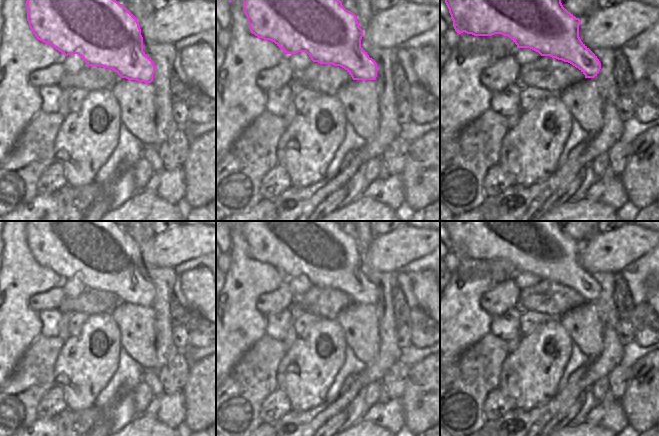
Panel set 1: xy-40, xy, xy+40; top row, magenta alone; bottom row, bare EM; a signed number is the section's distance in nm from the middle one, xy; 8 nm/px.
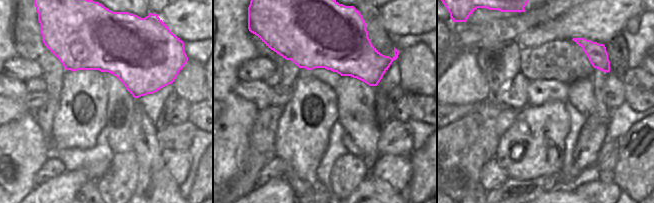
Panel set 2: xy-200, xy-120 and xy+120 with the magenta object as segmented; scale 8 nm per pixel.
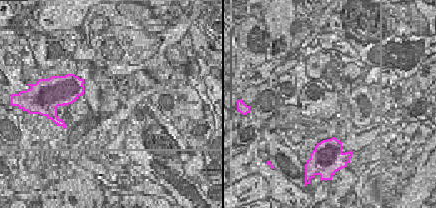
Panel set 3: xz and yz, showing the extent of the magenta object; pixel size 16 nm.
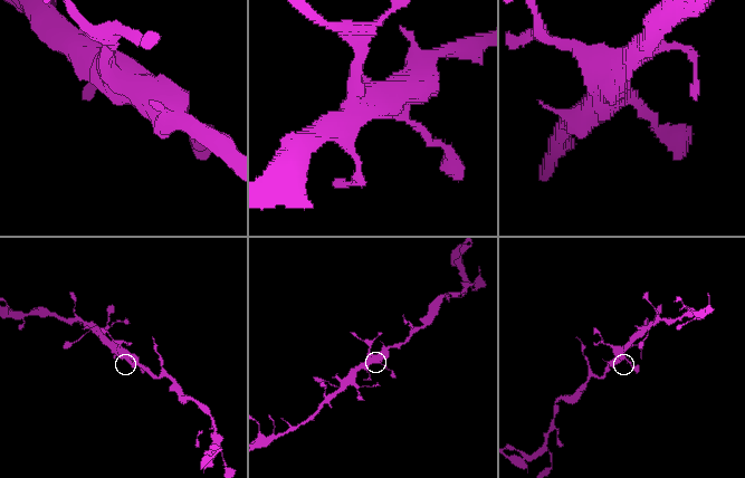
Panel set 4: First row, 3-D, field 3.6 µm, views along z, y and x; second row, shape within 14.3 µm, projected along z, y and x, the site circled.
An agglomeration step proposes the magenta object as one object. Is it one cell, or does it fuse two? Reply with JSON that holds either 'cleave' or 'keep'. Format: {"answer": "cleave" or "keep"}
{"answer": "keep"}

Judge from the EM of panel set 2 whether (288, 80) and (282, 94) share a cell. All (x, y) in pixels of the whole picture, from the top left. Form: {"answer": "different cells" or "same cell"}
{"answer": "different cells"}

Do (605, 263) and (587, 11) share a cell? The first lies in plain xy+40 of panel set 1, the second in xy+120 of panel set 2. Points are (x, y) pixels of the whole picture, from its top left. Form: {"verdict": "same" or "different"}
{"verdict": "same"}

